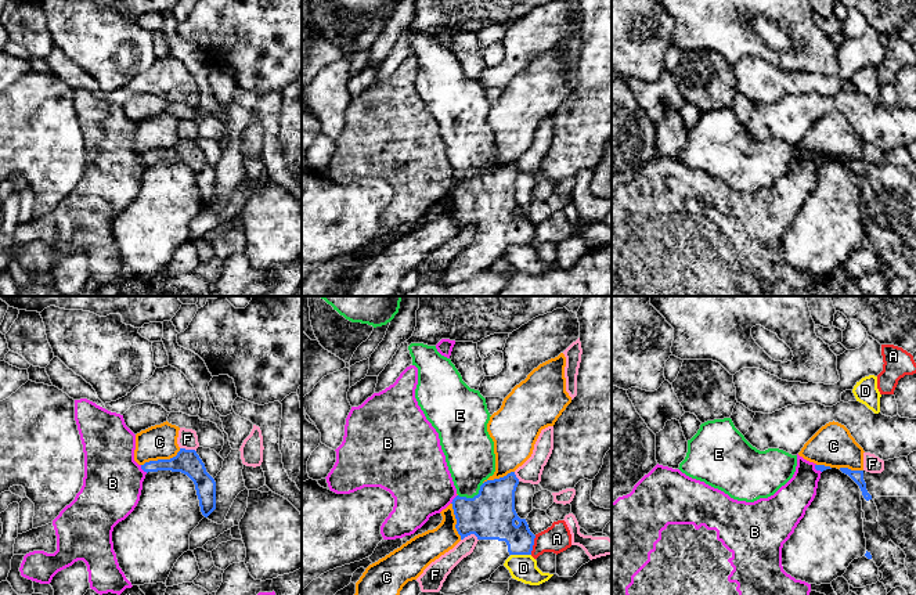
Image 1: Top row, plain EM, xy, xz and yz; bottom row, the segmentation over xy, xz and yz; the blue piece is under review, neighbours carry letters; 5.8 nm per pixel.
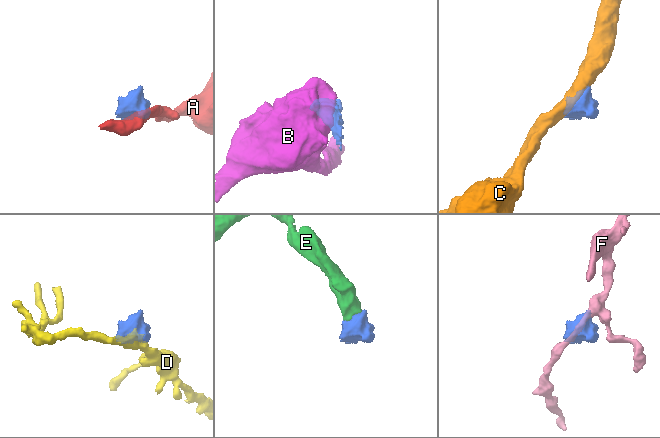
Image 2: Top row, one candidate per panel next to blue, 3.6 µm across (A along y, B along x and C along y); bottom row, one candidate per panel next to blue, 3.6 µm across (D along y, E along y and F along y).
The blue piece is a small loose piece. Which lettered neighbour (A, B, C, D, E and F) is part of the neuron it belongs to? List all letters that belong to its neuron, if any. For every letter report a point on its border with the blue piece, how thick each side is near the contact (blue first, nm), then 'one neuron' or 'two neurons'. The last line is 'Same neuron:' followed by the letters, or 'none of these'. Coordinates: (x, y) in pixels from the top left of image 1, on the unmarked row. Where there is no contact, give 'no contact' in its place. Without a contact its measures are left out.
A: xz (533, 234) | 200/160 nm | two neurons
B: xy (143, 159) | 120/340 nm | two neurons
C: xy (161, 150) | 140/200 nm | two neurons
D: xz (520, 244) | 220/160 nm | two neurons
E: xz (473, 187) | 280/280 nm | one neuron
F: xz (469, 224) | 280/110 nm | two neurons
Same neuron: E

